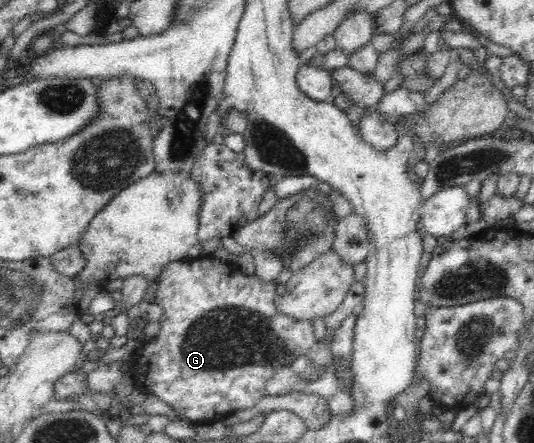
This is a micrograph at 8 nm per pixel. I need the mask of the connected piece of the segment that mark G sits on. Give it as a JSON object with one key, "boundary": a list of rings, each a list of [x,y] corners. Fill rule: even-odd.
{"boundary":[[[200,257],[192,260],[173,261],[167,263],[158,279],[158,290],[155,299],[151,300],[162,308],[163,315],[159,318],[159,333],[153,339],[146,342],[145,346],[138,351],[129,363],[129,370],[134,376],[136,385],[147,394],[156,396],[165,404],[169,405],[175,412],[177,418],[190,420],[190,422],[201,422],[201,420],[213,420],[215,414],[225,414],[230,411],[243,410],[255,406],[264,396],[264,388],[267,381],[283,367],[289,367],[298,356],[305,356],[312,350],[318,341],[315,337],[315,327],[313,322],[297,321],[279,313],[275,307],[275,286],[273,284],[262,284],[257,277],[243,276],[232,264],[224,264],[211,257]]]}

